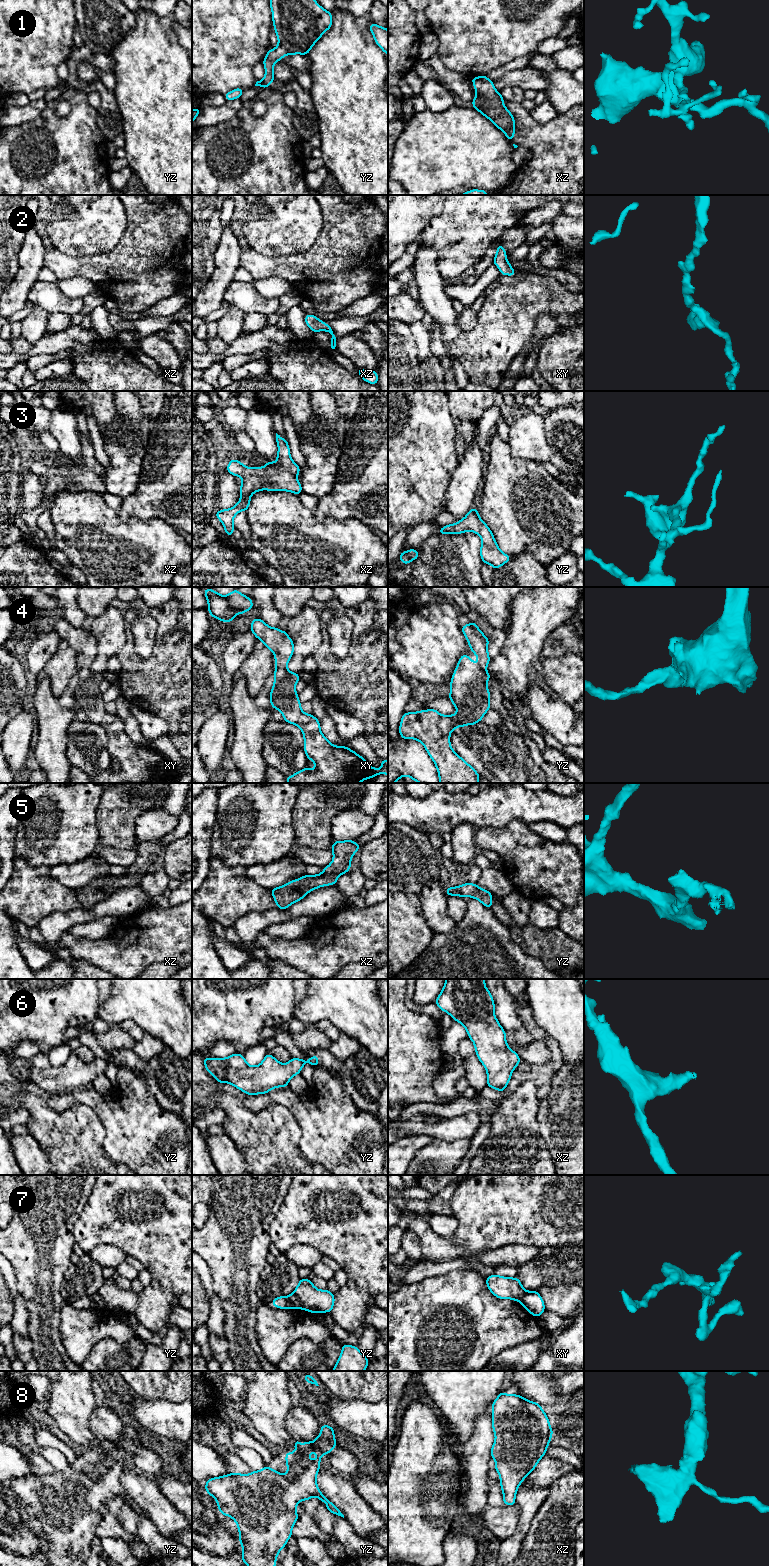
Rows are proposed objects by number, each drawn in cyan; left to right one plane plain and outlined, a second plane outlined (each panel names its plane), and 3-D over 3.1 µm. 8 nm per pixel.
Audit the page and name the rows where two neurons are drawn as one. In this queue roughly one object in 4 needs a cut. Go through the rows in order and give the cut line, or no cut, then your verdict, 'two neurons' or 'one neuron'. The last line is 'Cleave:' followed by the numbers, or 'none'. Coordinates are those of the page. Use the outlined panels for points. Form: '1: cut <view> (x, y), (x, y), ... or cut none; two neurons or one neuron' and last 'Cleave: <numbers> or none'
1: cut none; one neuron
2: cut none; one neuron
3: cut none; one neuron
4: cut none; one neuron
5: cut none; one neuron
6: cut none; one neuron
7: cut yz (293, 1292), (303, 1308); two neurons
8: cut none; one neuron
Cleave: 7

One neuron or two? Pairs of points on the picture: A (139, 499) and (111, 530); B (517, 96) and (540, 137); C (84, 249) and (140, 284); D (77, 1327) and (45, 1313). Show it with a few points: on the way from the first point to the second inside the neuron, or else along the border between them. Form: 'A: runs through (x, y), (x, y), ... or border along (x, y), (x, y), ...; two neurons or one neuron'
A: border along (116, 511), (122, 520), (138, 517), (144, 521); two neurons
B: border along (504, 99), (520, 103); two neurons
C: border along (115, 246), (100, 254), (70, 257); two neurons
D: border along (63, 1304), (59, 1327), (61, 1344); two neurons

